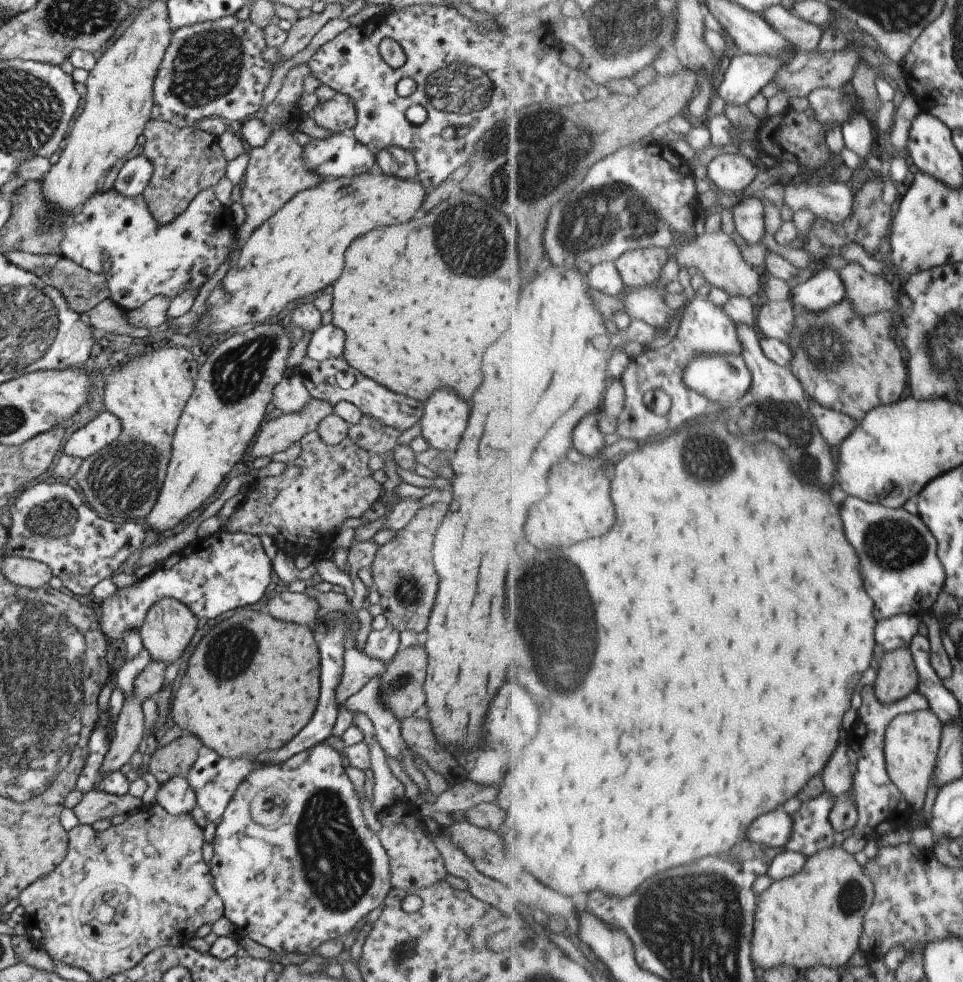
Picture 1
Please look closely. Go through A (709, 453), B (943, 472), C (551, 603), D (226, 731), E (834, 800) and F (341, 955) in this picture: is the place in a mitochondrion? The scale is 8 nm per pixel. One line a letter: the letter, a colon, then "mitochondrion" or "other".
A: mitochondrion
B: other
C: mitochondrion
D: other
E: other
F: other

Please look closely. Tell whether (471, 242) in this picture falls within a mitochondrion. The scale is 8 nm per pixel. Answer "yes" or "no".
yes

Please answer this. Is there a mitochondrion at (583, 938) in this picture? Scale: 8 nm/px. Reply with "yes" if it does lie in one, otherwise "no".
no

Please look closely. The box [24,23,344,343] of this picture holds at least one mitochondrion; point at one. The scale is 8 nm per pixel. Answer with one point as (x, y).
(208, 65)

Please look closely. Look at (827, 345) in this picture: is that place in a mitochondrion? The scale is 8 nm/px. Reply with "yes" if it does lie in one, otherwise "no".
yes

